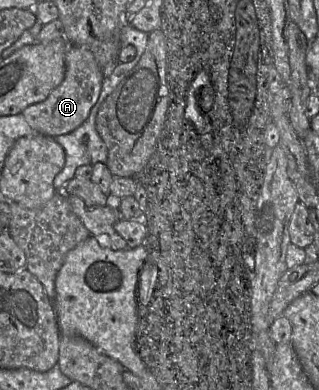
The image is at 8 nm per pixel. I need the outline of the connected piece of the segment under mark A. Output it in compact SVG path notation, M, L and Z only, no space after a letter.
M69 46L65 53L65 68L62 83L44 101L30 105L22 112L27 124L39 134L57 137L71 133L87 120L98 101L104 73L93 53L85 47Z

